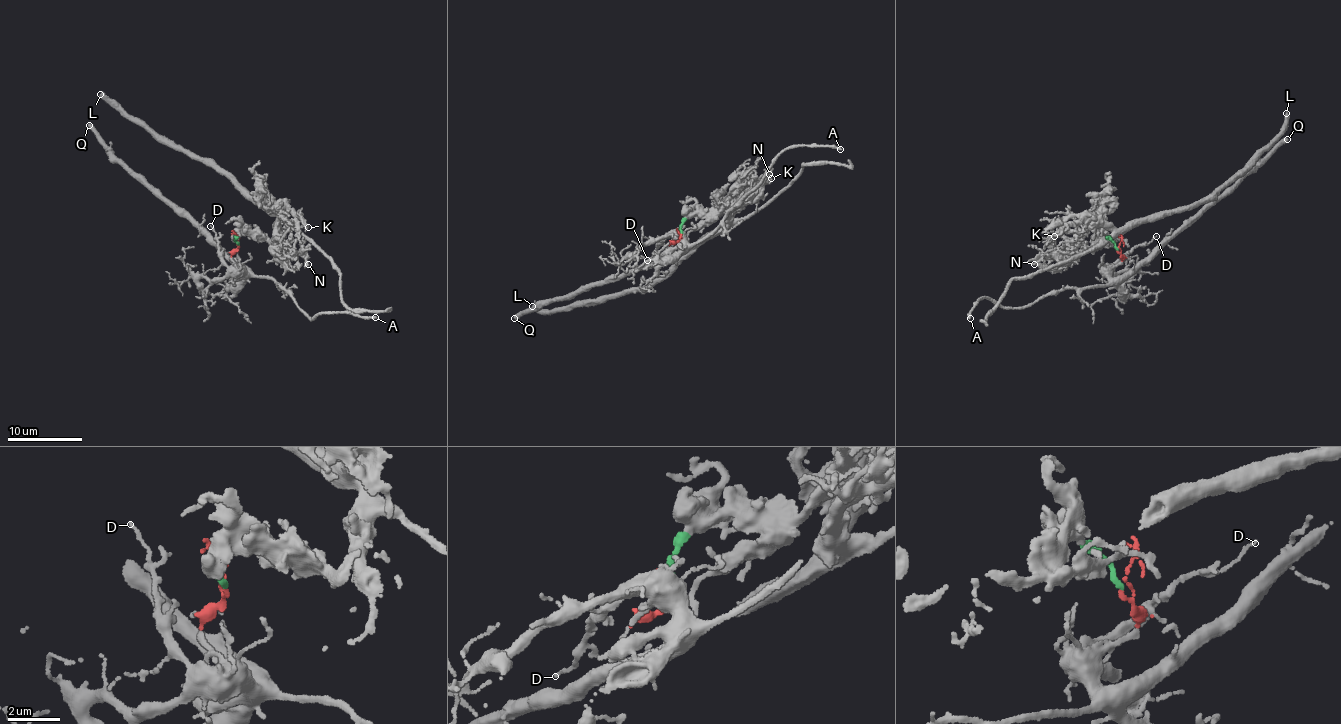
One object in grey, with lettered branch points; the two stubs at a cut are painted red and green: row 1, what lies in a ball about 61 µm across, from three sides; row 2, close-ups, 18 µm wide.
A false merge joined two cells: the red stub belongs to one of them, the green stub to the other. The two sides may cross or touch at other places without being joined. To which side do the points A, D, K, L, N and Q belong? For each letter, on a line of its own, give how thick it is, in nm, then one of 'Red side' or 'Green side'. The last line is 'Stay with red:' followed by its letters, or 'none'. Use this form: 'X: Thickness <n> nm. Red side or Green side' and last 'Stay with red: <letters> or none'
A: Thickness 240 nm. Red side
D: Thickness 100 nm. Red side
K: Thickness 120 nm. Green side
L: Thickness 440 nm. Green side
N: Thickness 150 nm. Green side
Q: Thickness 420 nm. Red side
Stay with red: A, D, Q

